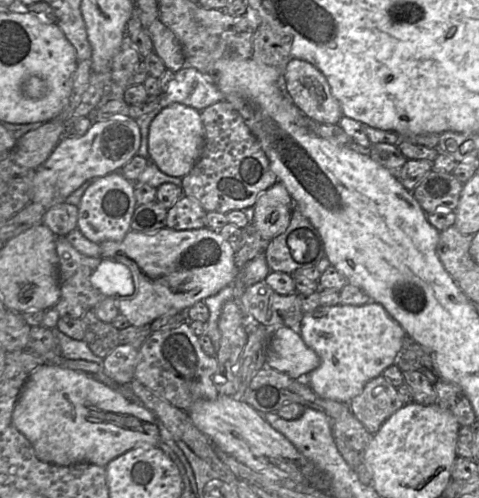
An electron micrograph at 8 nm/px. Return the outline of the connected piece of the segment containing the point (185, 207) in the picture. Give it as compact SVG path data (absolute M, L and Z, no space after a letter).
M183 195L167 210L166 227L173 230L189 230L206 227L207 212L193 198Z

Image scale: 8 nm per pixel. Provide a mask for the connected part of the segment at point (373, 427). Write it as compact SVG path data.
M380 375L370 380L362 392L349 402L351 413L361 422L369 433L374 435L381 425L400 408L404 406L397 389Z

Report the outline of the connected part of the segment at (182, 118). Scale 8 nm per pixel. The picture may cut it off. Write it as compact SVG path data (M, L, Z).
M175 103L164 108L150 124L148 159L167 175L183 178L200 158L204 141L204 127L200 112L184 104Z

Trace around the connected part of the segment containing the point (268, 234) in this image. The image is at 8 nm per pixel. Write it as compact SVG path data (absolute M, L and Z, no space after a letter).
M277 181L258 197L252 225L260 237L272 240L288 228L292 211L293 199L286 187Z

